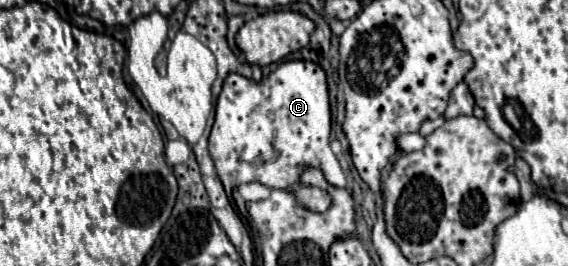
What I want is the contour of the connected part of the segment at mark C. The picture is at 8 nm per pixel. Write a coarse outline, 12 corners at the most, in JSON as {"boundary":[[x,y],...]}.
{"boundary":[[286,60],[222,82],[208,150],[228,194],[248,170],[320,168],[326,72]]}

